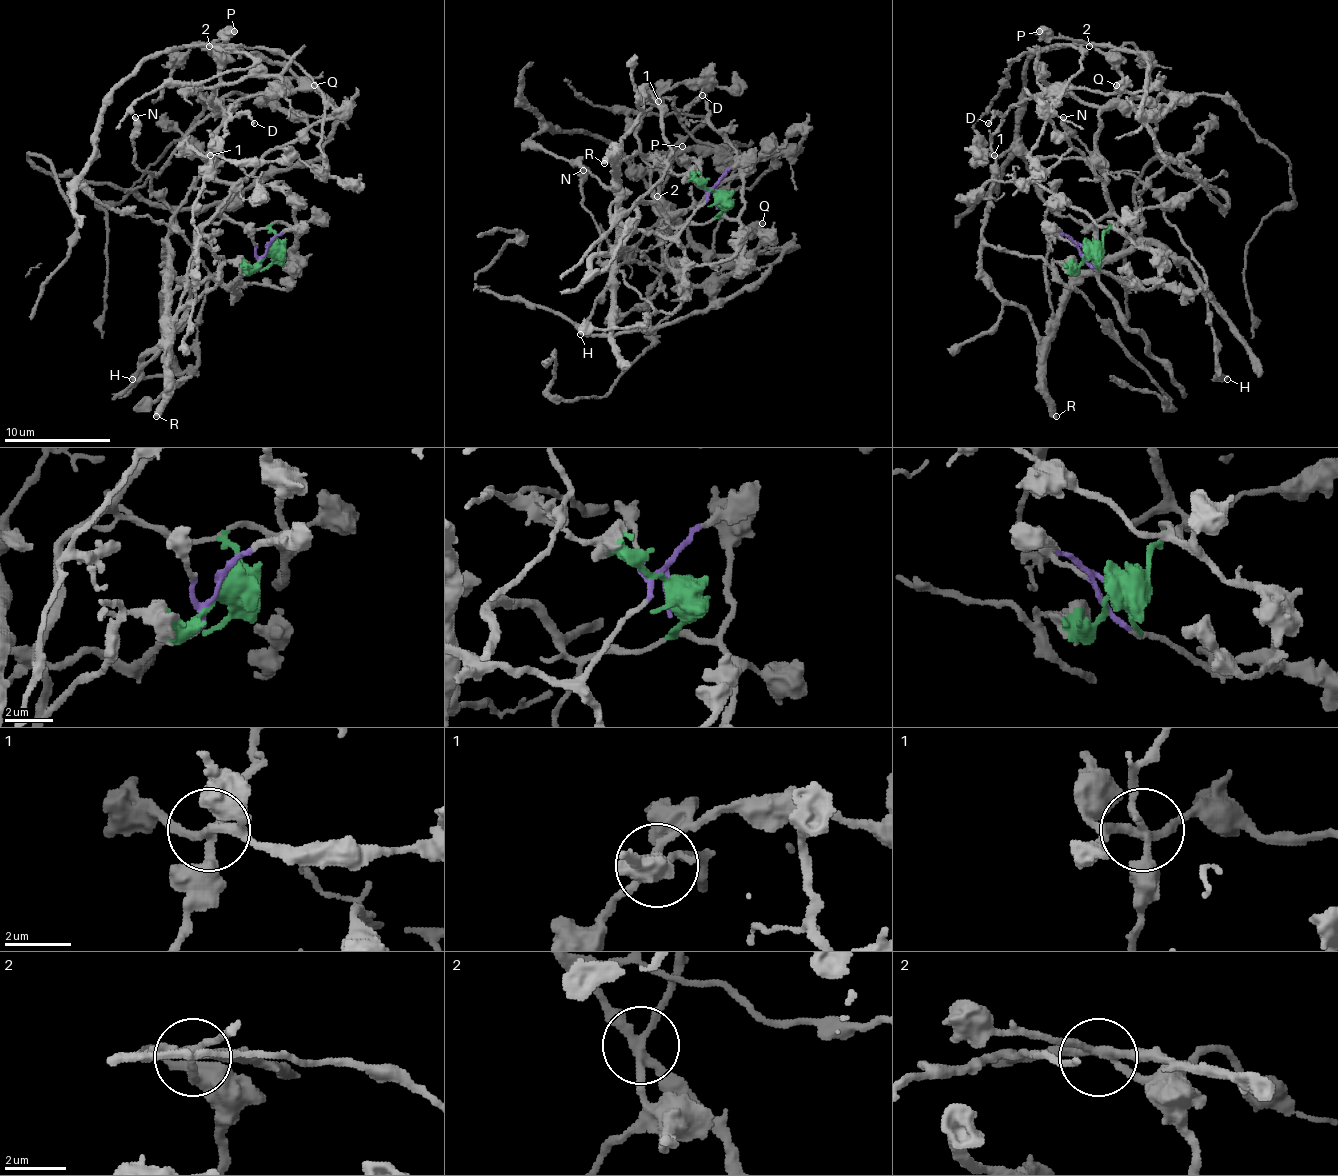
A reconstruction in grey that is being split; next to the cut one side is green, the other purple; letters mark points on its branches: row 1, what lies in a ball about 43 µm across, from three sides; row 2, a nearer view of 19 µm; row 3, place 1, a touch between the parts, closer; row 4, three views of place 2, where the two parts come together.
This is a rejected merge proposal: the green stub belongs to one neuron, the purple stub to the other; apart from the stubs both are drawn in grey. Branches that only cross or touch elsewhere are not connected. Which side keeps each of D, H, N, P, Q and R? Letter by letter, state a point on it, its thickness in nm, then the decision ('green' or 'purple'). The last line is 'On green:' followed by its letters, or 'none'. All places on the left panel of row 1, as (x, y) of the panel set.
D: at (254, 123); 200 nm thick; purple
H: at (132, 379); 600 nm thick; purple
N: at (135, 117); 420 nm thick; purple
P: at (234, 31); 700 nm thick; green
Q: at (314, 85); 600 nm thick; green
R: at (156, 416); 500 nm thick; purple
On green: P, Q

